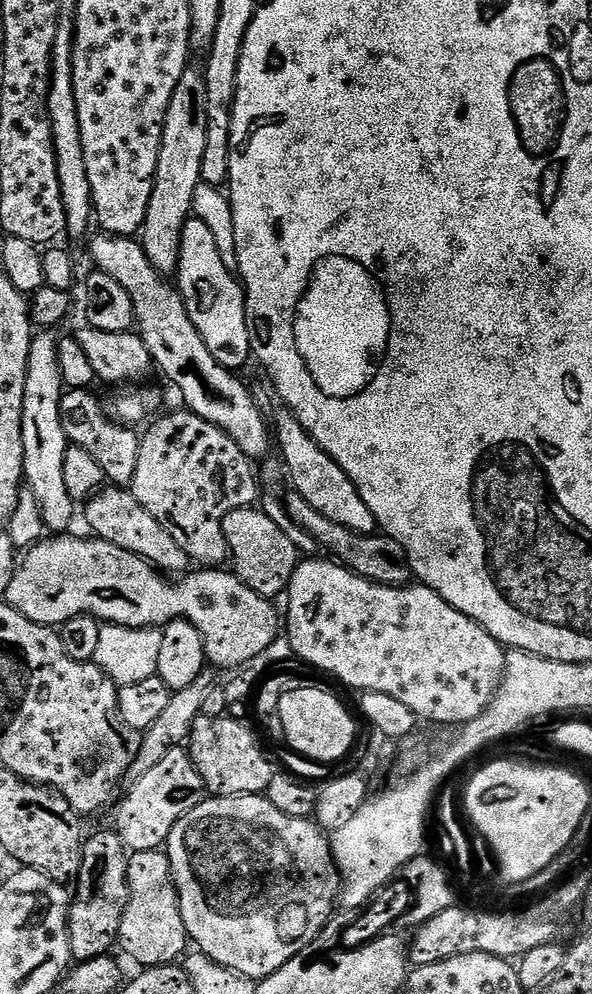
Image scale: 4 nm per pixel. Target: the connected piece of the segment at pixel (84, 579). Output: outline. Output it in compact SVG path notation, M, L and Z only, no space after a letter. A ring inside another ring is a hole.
M56 534L50 538L53 540L44 538L23 553L17 563L14 578L10 578L7 607L18 610L34 622L49 626L59 626L65 624L71 616L82 615L92 616L104 624L127 628L154 628L172 620L188 620L198 626L198 634L202 634L208 664L217 664L227 670L241 668L255 656L264 656L278 638L272 632L272 615L278 611L277 605L269 597L250 590L250 586L242 583L231 571L206 568L192 570L172 579L161 574L138 554L122 550L122 546L114 546L99 538L83 540L80 536L70 535Z

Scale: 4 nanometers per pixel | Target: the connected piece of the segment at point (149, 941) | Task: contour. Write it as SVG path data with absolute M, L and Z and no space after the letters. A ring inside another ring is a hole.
M142 850L129 855L128 901L120 923L118 948L140 964L141 969L177 963L189 951L188 931L186 922L182 922L180 899L167 851Z

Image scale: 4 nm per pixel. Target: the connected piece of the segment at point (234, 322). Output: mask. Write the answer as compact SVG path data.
M195 218L186 222L182 230L180 264L175 270L174 280L190 314L190 322L194 322L194 330L202 334L202 342L206 342L210 354L218 358L220 365L240 370L247 360L251 361L252 343L246 326L244 285L236 272L226 270L226 262L222 262L222 253L218 251L214 234L206 227L206 222Z

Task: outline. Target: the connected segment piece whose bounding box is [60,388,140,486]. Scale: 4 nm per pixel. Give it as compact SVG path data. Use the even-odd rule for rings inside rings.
M74 388L65 391L60 409L62 410L62 430L66 430L69 445L86 450L94 462L102 466L105 477L113 485L131 485L134 478L134 466L138 466L140 436L129 425L121 424L104 409L104 404L95 396L95 391L86 388Z

